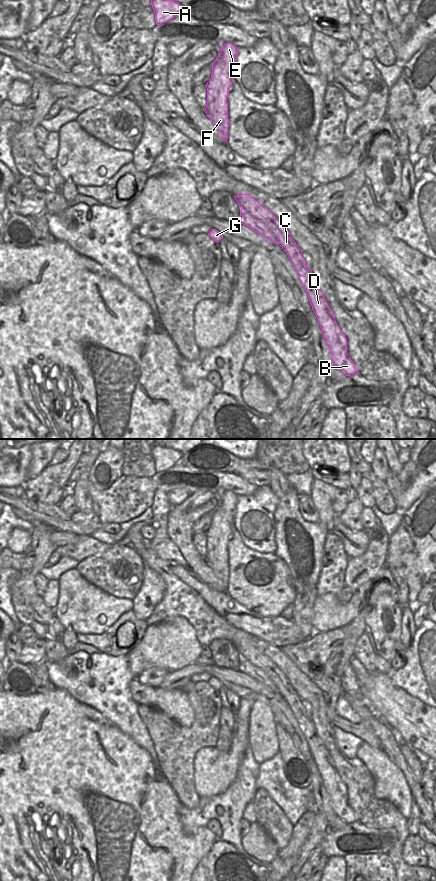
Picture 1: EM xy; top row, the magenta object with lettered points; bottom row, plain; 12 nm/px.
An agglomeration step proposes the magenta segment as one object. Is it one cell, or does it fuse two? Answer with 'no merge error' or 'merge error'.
merge error

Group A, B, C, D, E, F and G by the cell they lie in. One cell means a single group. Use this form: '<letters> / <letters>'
A E F G / B C D

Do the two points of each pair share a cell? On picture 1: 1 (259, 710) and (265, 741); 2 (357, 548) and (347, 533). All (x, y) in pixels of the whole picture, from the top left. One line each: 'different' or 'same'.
1: same
2: same

